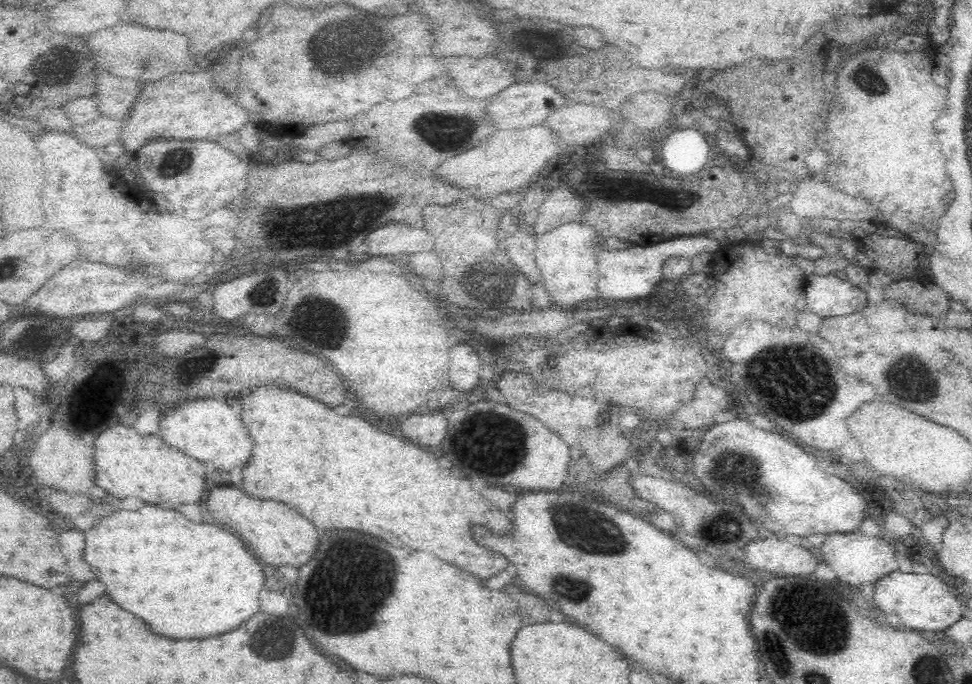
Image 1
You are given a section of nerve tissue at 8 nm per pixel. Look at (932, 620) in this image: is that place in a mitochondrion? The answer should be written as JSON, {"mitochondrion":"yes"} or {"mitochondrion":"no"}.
{"mitochondrion":"no"}

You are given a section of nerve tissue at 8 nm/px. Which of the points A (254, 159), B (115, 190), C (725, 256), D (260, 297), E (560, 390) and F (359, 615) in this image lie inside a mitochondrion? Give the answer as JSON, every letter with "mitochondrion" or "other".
{"A":"other","B":"other","C":"other","D":"other","E":"other","F":"mitochondrion"}

